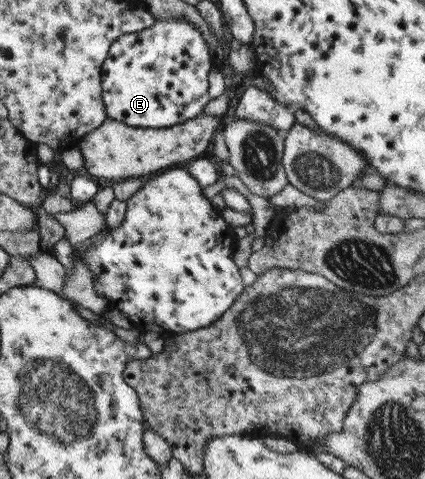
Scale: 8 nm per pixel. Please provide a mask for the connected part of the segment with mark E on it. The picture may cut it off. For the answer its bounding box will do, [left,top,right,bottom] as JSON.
[100,18,215,128]

